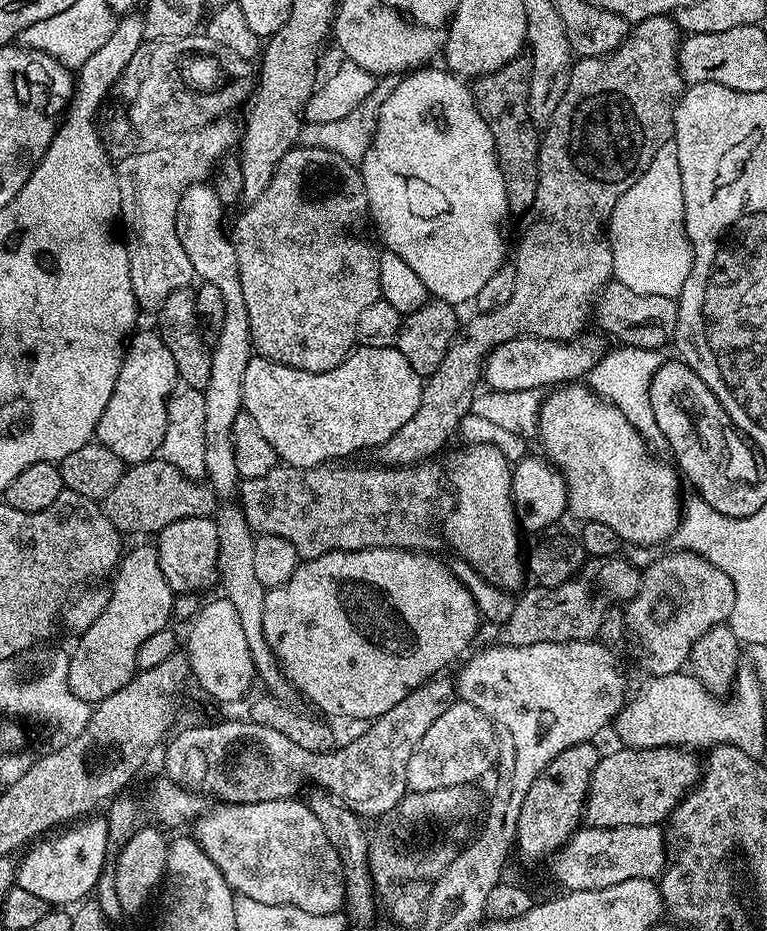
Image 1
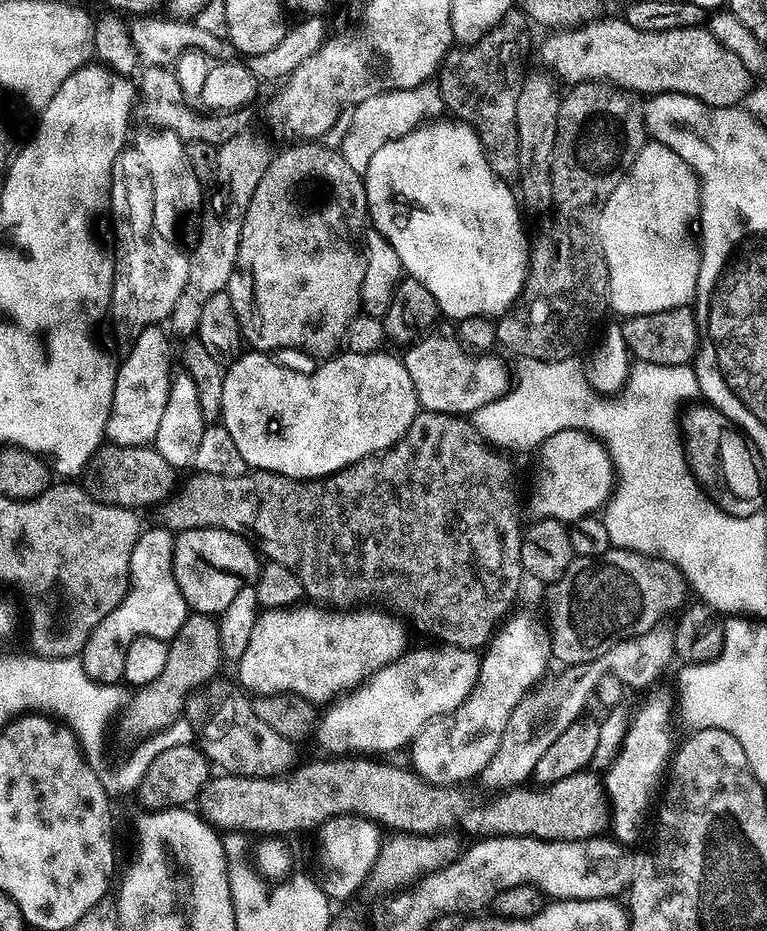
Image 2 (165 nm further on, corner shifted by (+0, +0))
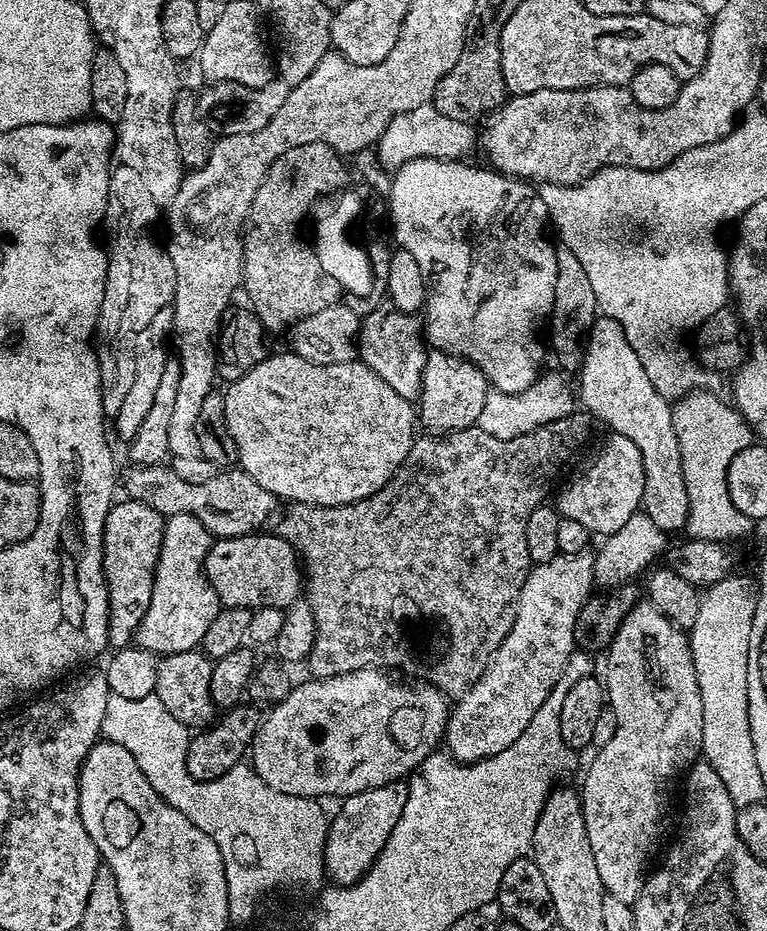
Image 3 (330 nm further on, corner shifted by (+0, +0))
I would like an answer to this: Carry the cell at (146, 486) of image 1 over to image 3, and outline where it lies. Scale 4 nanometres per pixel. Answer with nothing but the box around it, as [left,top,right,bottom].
[278,426,552,698]

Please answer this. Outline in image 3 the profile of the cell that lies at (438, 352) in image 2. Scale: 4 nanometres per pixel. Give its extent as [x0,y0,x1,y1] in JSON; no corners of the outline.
[358,306,428,402]

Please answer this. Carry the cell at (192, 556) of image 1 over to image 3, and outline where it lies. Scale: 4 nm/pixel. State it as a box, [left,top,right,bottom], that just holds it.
[204,534,302,610]

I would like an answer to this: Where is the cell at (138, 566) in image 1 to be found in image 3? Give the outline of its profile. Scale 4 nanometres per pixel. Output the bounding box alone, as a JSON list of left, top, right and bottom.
[135,514,222,655]

